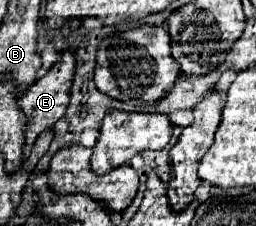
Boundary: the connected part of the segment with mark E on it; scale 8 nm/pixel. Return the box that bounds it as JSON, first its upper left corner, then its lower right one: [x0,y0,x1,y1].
[20,52,76,160]

